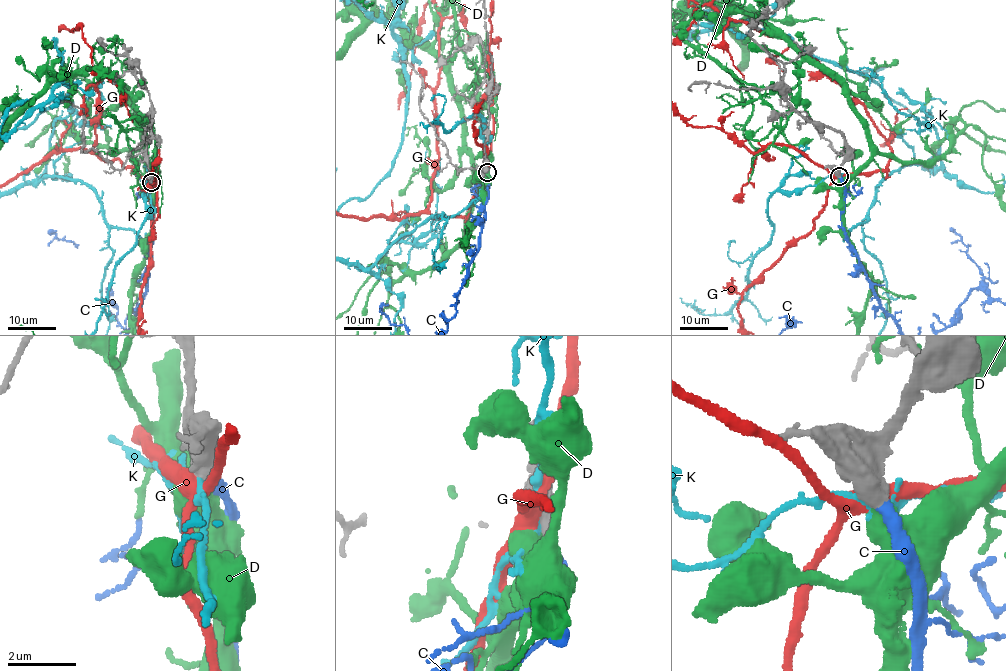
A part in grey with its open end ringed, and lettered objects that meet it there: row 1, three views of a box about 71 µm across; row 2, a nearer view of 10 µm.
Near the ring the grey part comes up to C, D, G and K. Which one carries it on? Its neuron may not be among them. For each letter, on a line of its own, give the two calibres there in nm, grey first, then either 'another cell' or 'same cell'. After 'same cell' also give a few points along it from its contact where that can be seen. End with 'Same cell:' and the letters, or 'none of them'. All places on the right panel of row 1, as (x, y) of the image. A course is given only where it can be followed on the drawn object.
C: calibres 650 and 320 nm; same cell
D: calibres 600 and 600 nm; another cell
G: calibres 700 and 400 nm; another cell
K: calibres 600 and 150 nm; another cell
Same cell: C

